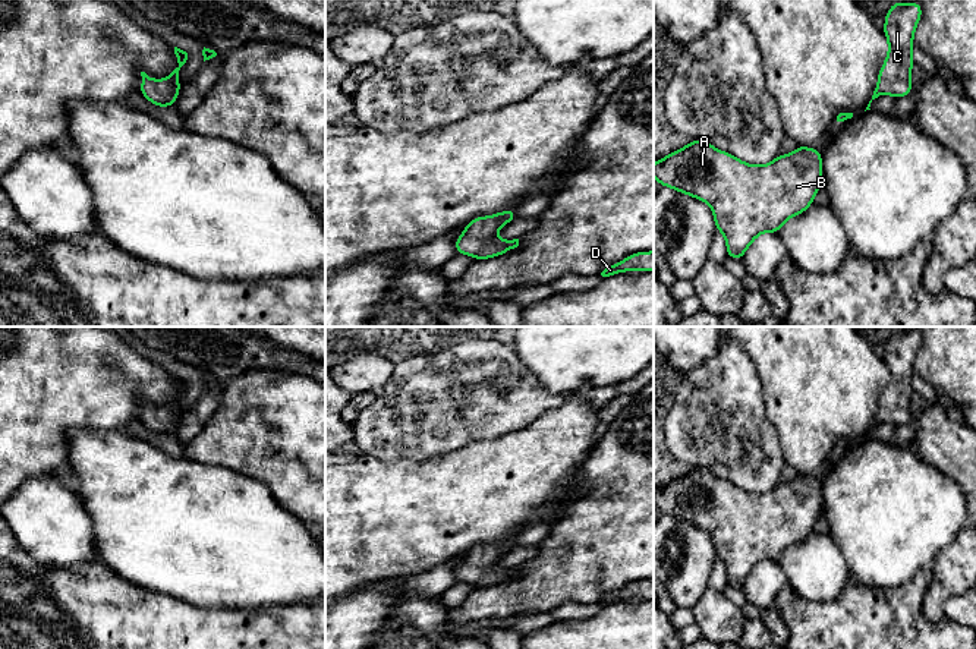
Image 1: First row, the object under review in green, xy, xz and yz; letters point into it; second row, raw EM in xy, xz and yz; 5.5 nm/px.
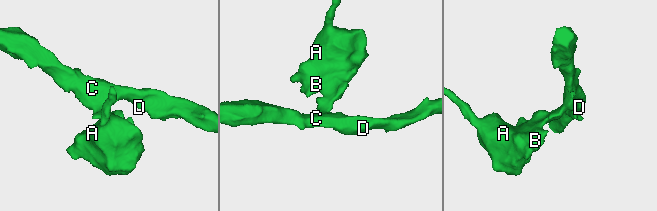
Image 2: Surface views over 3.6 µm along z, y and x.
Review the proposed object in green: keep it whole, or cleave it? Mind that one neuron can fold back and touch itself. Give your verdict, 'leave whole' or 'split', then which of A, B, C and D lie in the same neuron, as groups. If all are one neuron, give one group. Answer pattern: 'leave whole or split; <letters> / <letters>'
leave whole; A B C D

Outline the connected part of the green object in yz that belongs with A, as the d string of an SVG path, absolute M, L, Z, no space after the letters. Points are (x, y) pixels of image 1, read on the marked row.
M708 141L692 142L654 164L654 176L659 188L668 186L677 192L706 202L721 231L727 256L742 261L743 253L762 233L778 233L783 224L812 204L821 188L822 157L821 151L799 147L788 155L778 154L768 164L752 166L737 157L717 149Z

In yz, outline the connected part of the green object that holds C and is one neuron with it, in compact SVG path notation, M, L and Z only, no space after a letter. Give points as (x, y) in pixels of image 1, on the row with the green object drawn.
M894 1L894 4L887 12L882 31L888 40L888 54L882 67L878 72L878 86L875 88L872 100L869 101L866 110L870 110L869 108L870 103L879 95L892 95L895 98L901 98L913 92L912 76L910 76L913 69L912 50L914 47L913 35L920 18L922 18L922 4L917 1L913 3Z

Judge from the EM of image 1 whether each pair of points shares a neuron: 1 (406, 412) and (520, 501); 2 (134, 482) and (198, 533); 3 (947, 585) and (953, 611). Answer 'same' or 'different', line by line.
1: different
2: same
3: different

